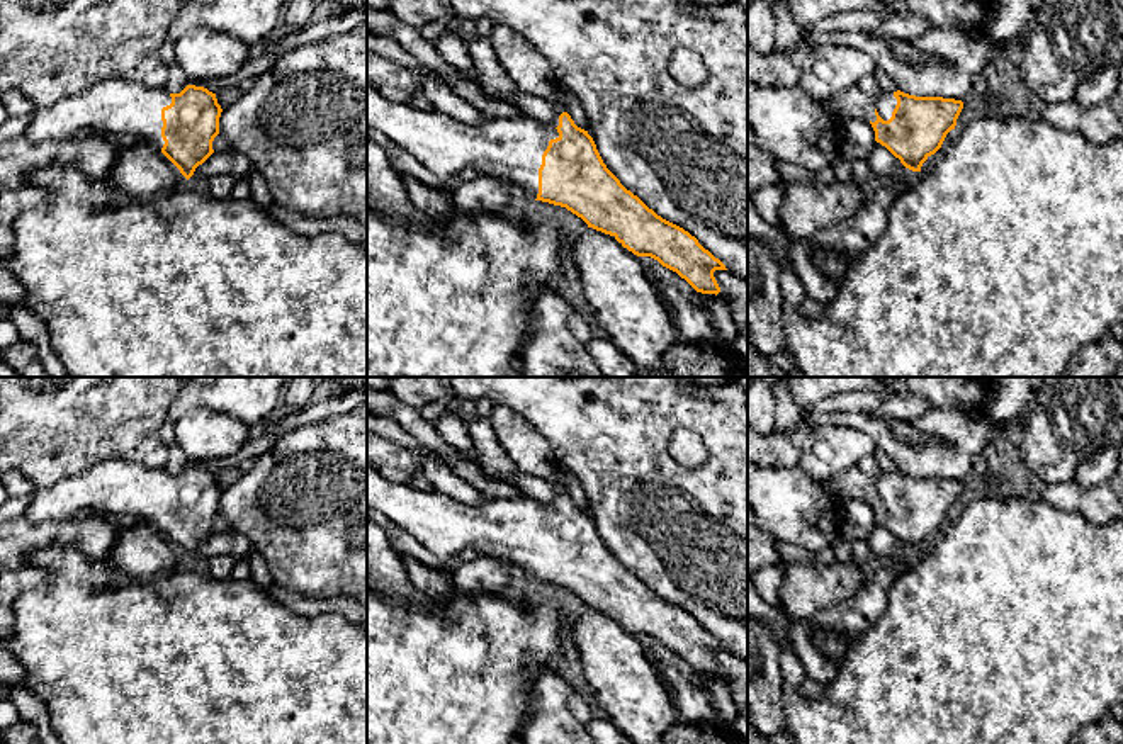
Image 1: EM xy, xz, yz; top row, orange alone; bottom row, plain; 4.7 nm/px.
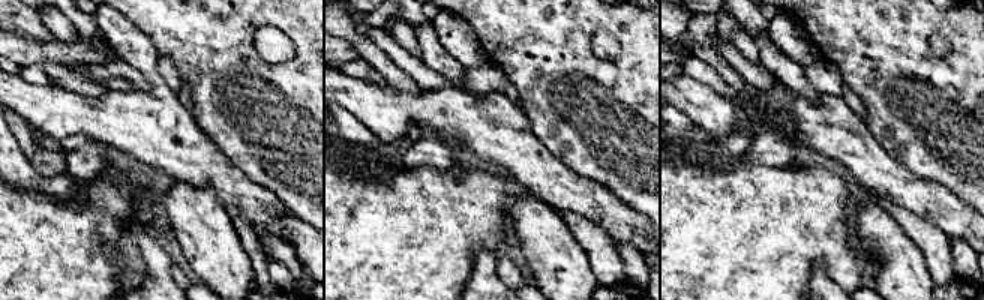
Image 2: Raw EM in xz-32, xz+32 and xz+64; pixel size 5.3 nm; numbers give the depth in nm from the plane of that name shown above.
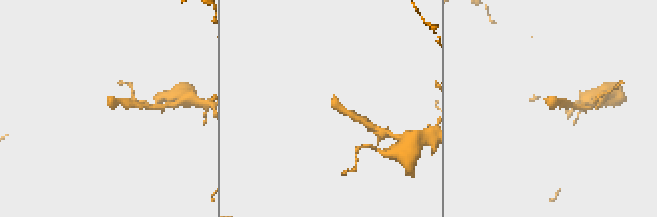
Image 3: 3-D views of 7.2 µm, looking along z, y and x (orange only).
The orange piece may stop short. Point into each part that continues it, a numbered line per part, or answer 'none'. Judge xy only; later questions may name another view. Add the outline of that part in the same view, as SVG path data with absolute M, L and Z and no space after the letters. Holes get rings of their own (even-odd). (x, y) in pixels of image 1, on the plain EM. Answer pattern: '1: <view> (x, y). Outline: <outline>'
1: xy (121, 491). Outline: M119 459L97 462L49 488L32 488L24 518L31 523L104 516L144 521L161 532L161 489L172 484L166 469L148 469Z

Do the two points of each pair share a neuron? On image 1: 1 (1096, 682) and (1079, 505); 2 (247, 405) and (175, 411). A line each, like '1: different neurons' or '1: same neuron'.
1: different neurons
2: same neuron

